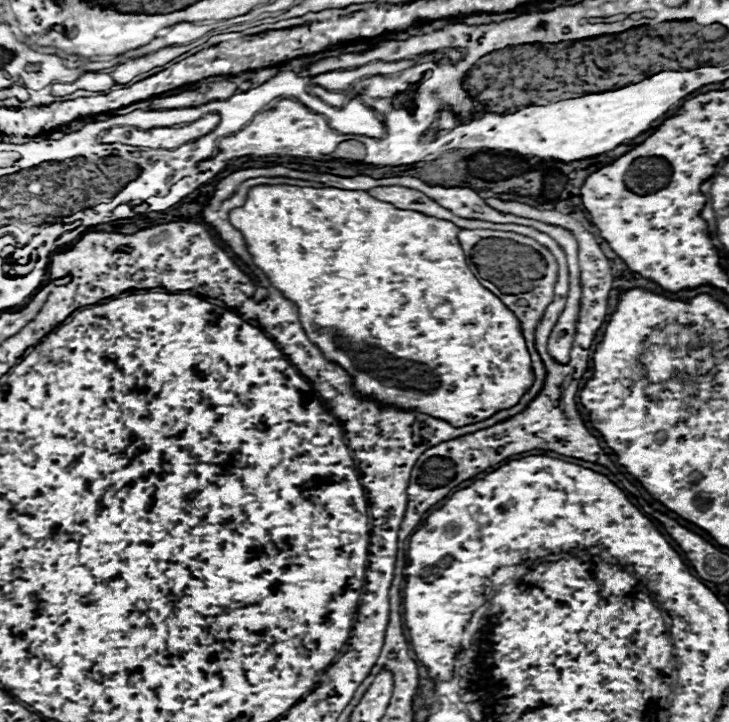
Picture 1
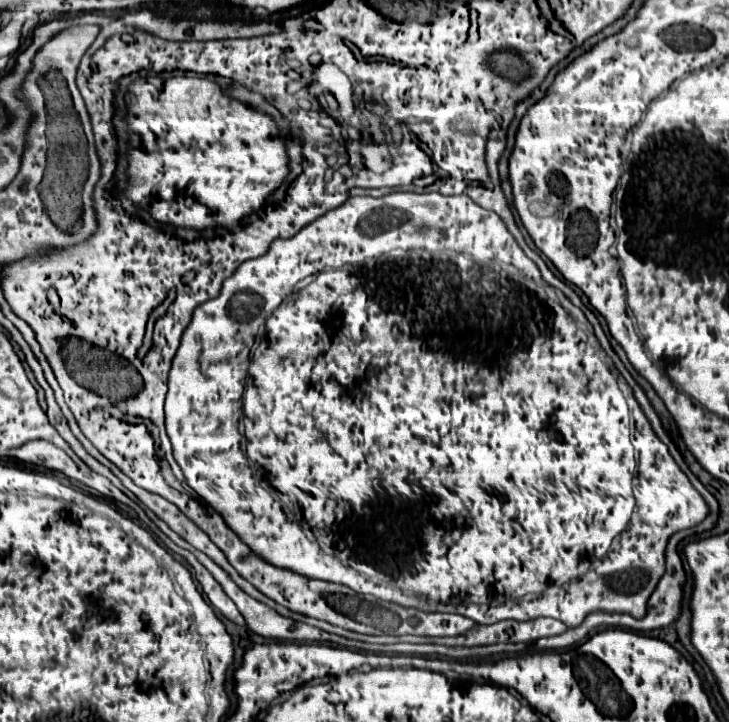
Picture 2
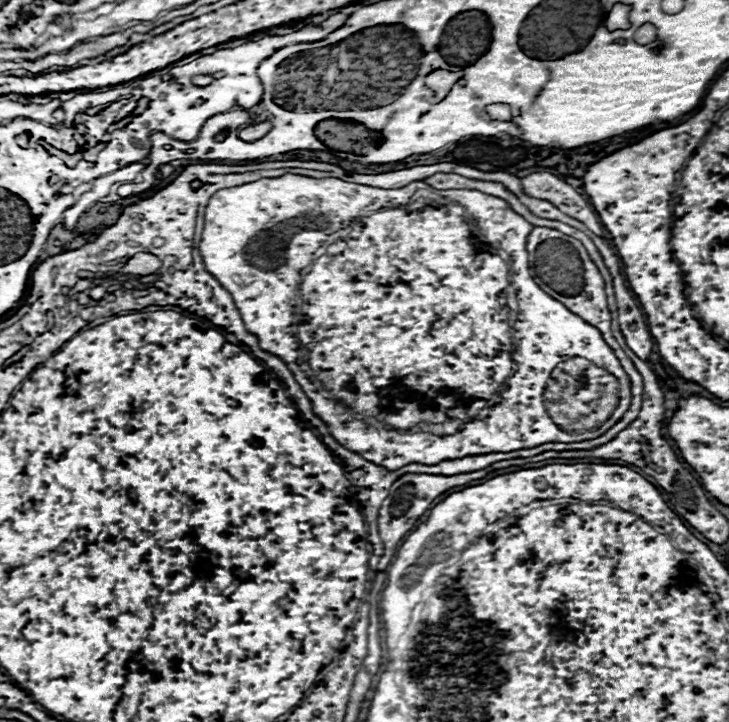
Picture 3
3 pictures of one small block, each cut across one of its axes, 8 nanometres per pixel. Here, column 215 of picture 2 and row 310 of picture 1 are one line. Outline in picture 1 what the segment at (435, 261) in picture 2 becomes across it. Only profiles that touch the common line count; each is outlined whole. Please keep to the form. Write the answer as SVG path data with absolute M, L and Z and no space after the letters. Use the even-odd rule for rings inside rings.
M256 186L256 188L252 188L252 190L248 192L246 204L244 204L242 208L234 208L234 210L230 212L230 222L234 224L234 228L242 230L244 240L246 240L246 244L248 244L248 250L250 250L250 254L252 254L252 258L254 258L254 264L270 278L272 286L276 286L288 300L292 300L292 302L298 306L300 324L302 324L306 336L308 336L314 344L318 344L318 348L322 350L322 354L324 354L328 360L334 360L336 364L340 364L342 368L346 368L346 372L350 372L350 376L354 378L354 384L356 384L356 388L358 388L360 392L370 394L370 396L376 396L376 398L380 398L380 400L384 400L384 402L388 402L388 404L392 404L392 406L400 406L400 408L406 408L406 410L412 408L412 410L418 410L418 412L426 412L426 414L430 414L430 416L434 416L434 418L442 418L442 420L446 420L446 422L450 422L450 424L454 424L454 426L464 426L464 424L474 424L474 422L478 422L478 420L490 418L494 412L498 412L498 410L502 410L502 408L514 406L514 404L520 400L520 396L532 386L534 376L532 376L532 368L530 368L530 354L528 354L528 350L526 350L526 344L524 344L524 338L522 338L522 330L520 330L520 326L518 326L518 320L516 320L516 316L498 300L498 296L494 296L490 290L486 290L486 288L474 278L474 274L468 270L464 252L462 252L460 242L458 242L458 238L456 238L460 230L458 230L458 226L454 226L452 222L438 220L438 218L426 216L426 214L422 214L422 212L398 210L398 208L394 208L394 206L388 204L388 202L380 202L380 200L372 198L372 196L364 190L342 190L331 187L313 188L300 186ZM318 256L324 258L324 260L320 260L320 264L318 264L318 260L316 260Z

